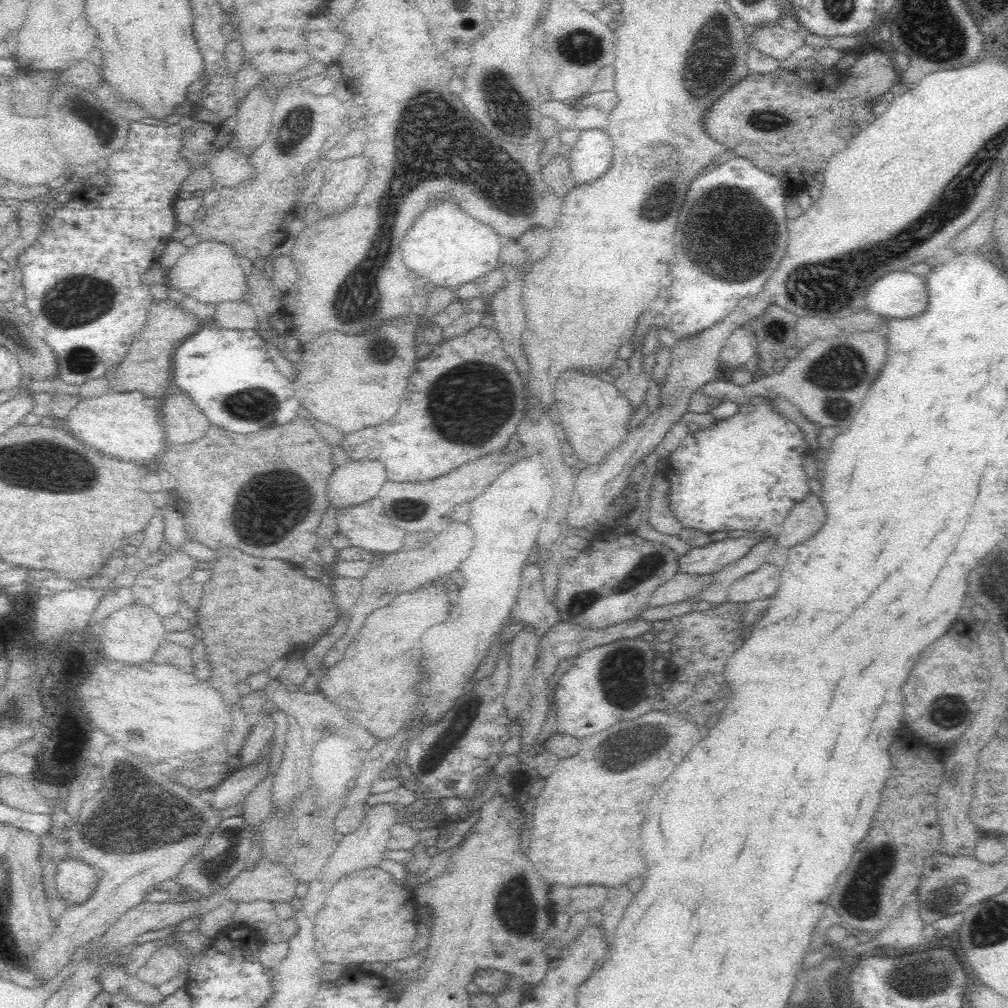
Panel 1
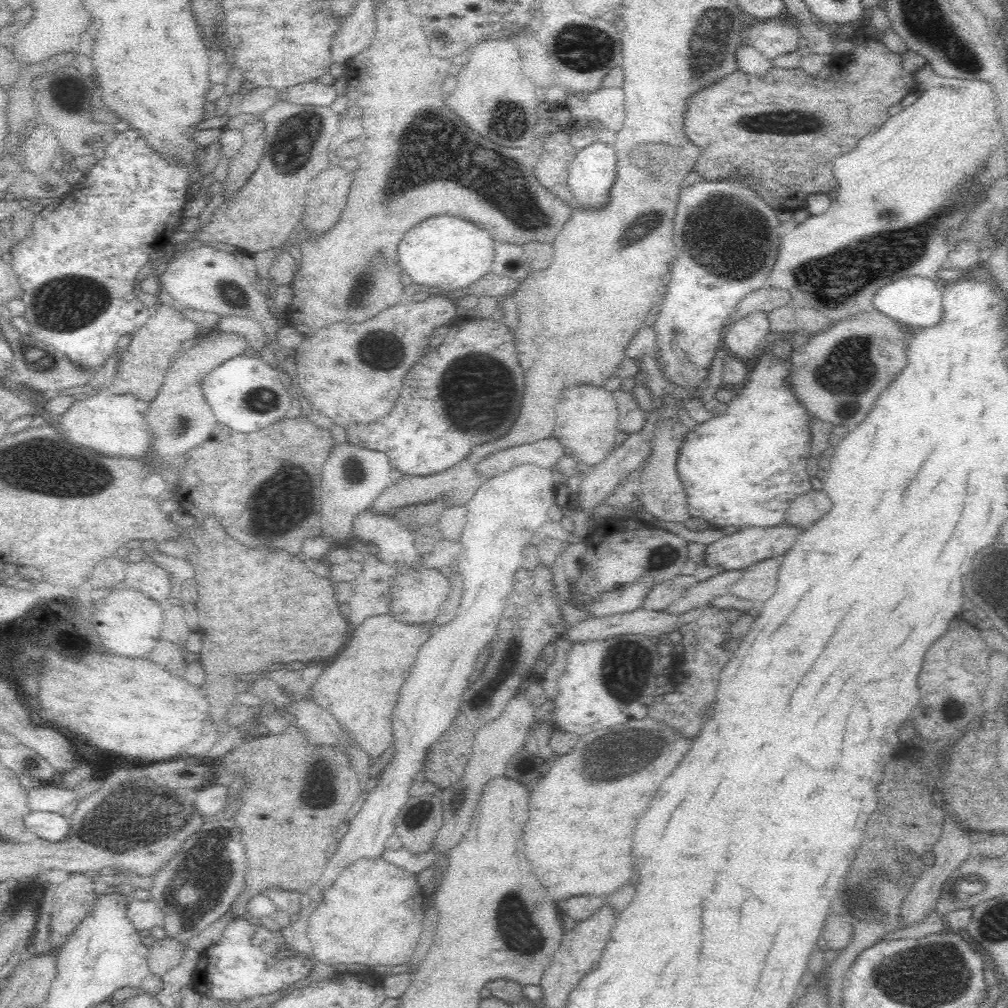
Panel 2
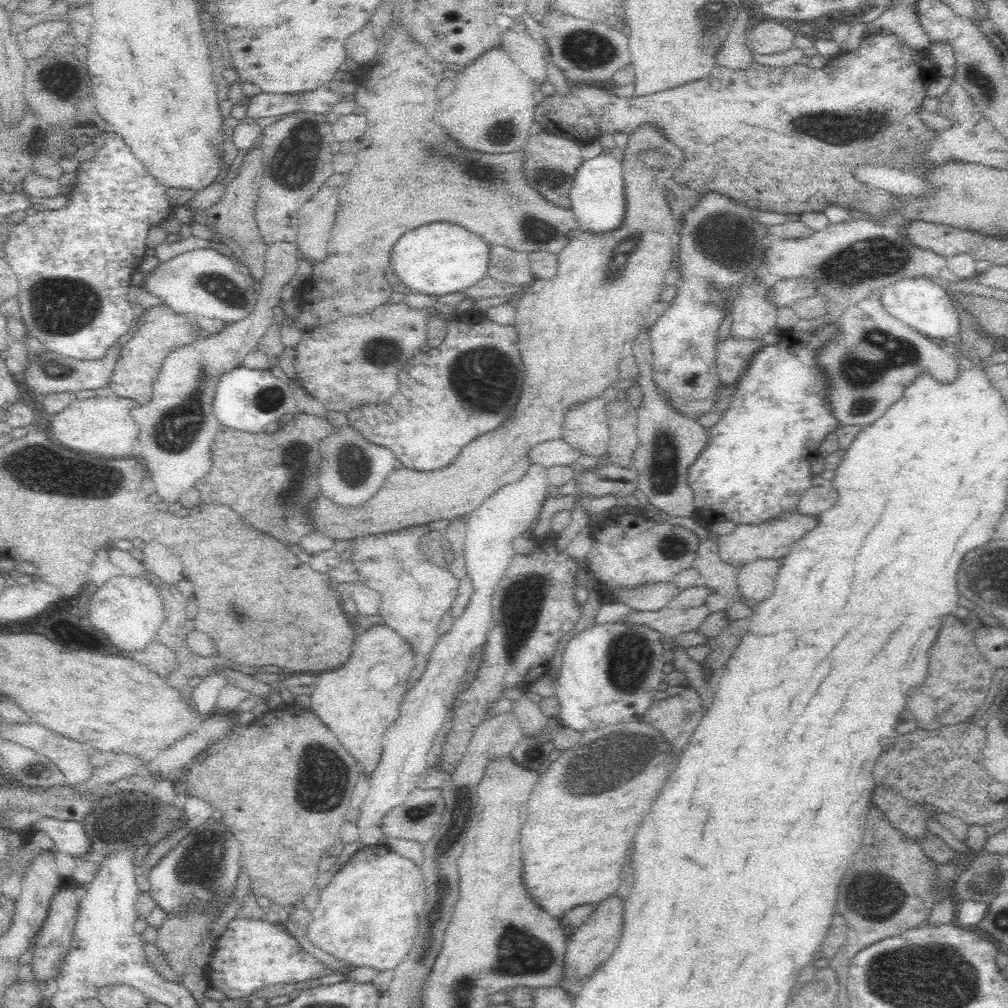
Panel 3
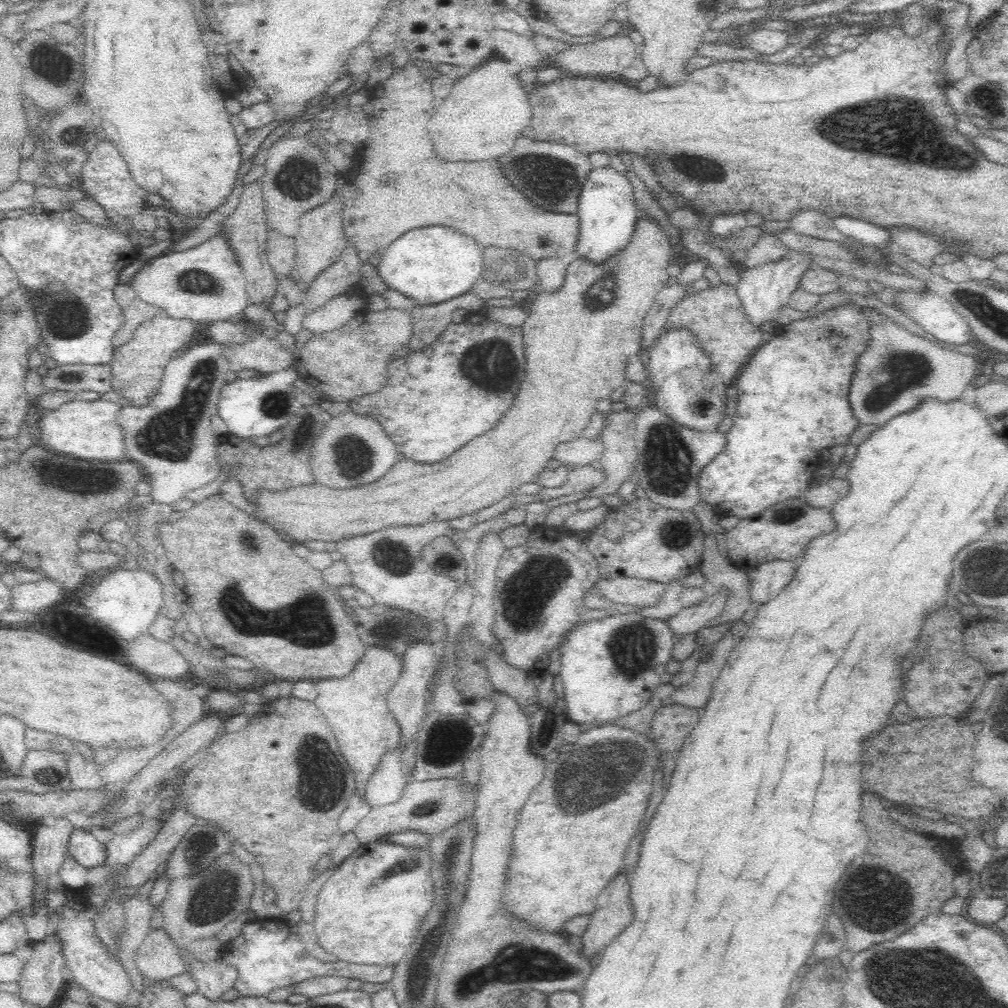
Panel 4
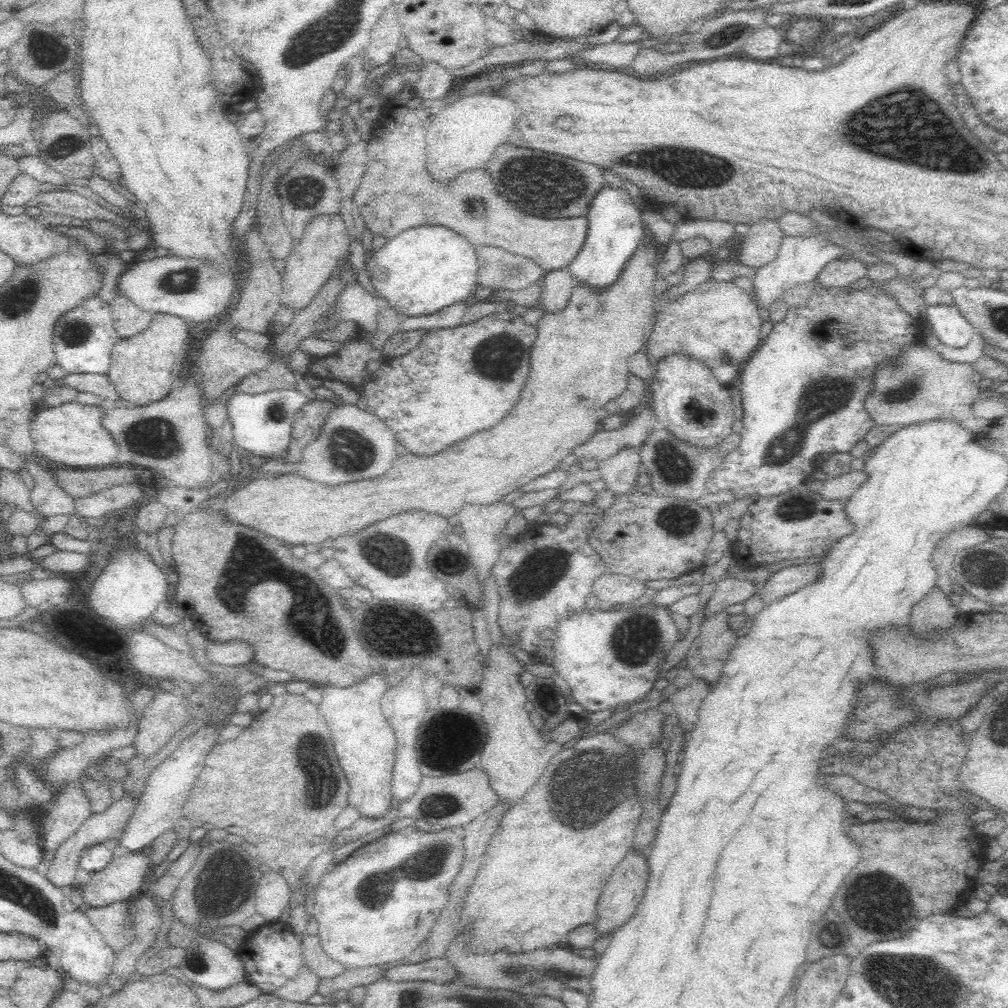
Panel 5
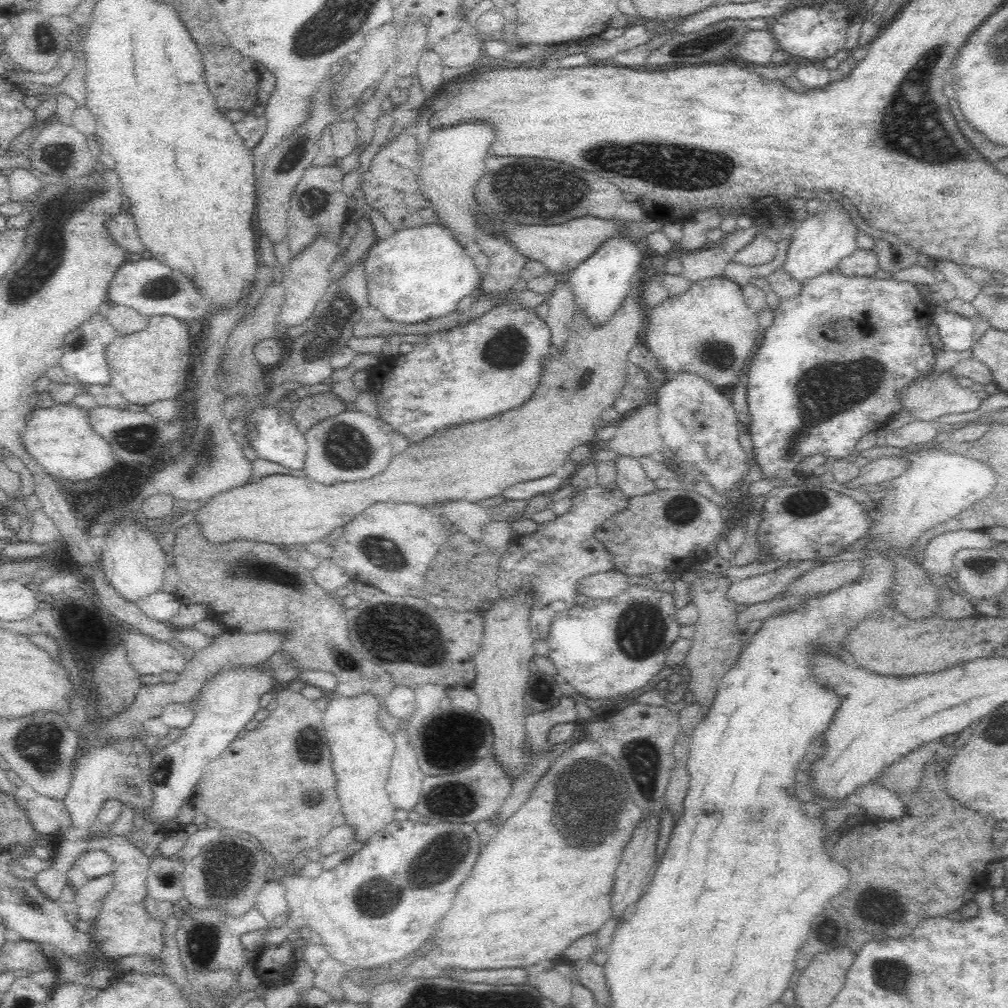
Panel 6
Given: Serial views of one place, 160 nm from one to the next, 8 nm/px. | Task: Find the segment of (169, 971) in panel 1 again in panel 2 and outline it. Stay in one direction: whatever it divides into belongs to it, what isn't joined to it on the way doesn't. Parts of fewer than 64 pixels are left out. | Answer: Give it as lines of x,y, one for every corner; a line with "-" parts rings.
168,937
155,942
148,950
148,967
151,974
156,977
166,975
175,968
182,959
184,945

